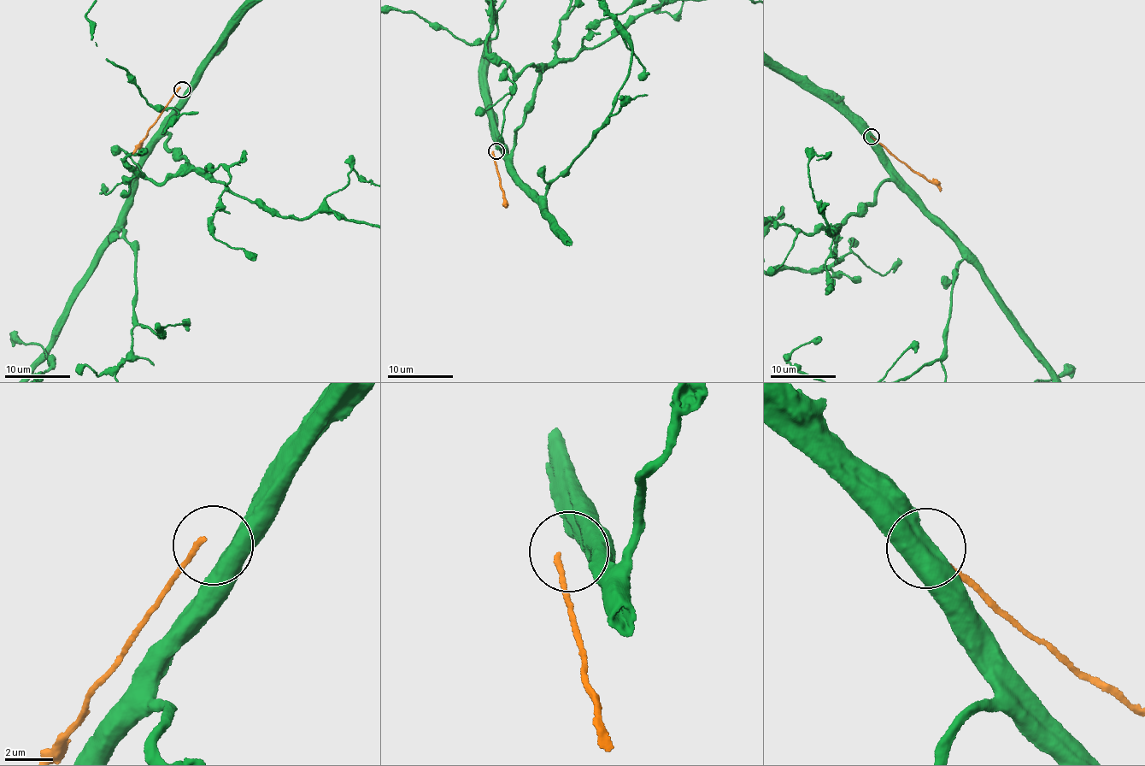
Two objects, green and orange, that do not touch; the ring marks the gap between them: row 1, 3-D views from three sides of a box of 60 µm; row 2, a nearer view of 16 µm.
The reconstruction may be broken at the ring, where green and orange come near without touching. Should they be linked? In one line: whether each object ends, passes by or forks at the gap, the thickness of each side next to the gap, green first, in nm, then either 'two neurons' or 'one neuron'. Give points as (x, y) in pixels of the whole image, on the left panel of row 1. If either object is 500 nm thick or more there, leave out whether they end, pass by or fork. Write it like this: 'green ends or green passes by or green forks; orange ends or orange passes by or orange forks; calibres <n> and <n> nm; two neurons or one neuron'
calibres 750 and 200 nm; two neurons

